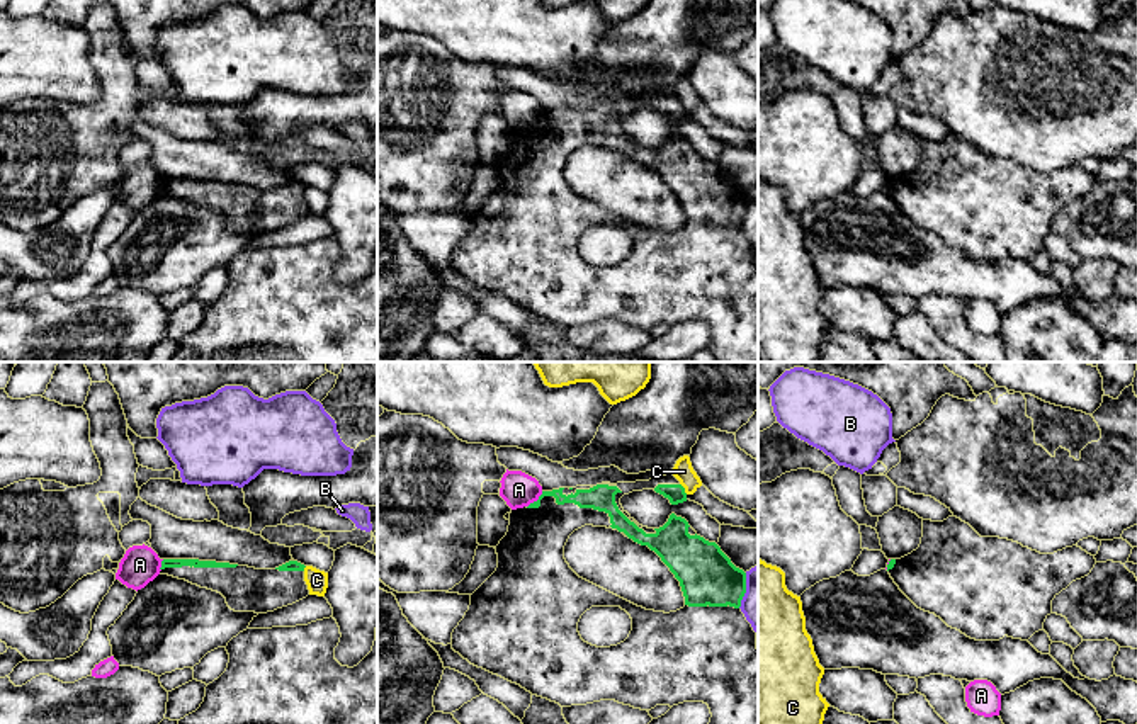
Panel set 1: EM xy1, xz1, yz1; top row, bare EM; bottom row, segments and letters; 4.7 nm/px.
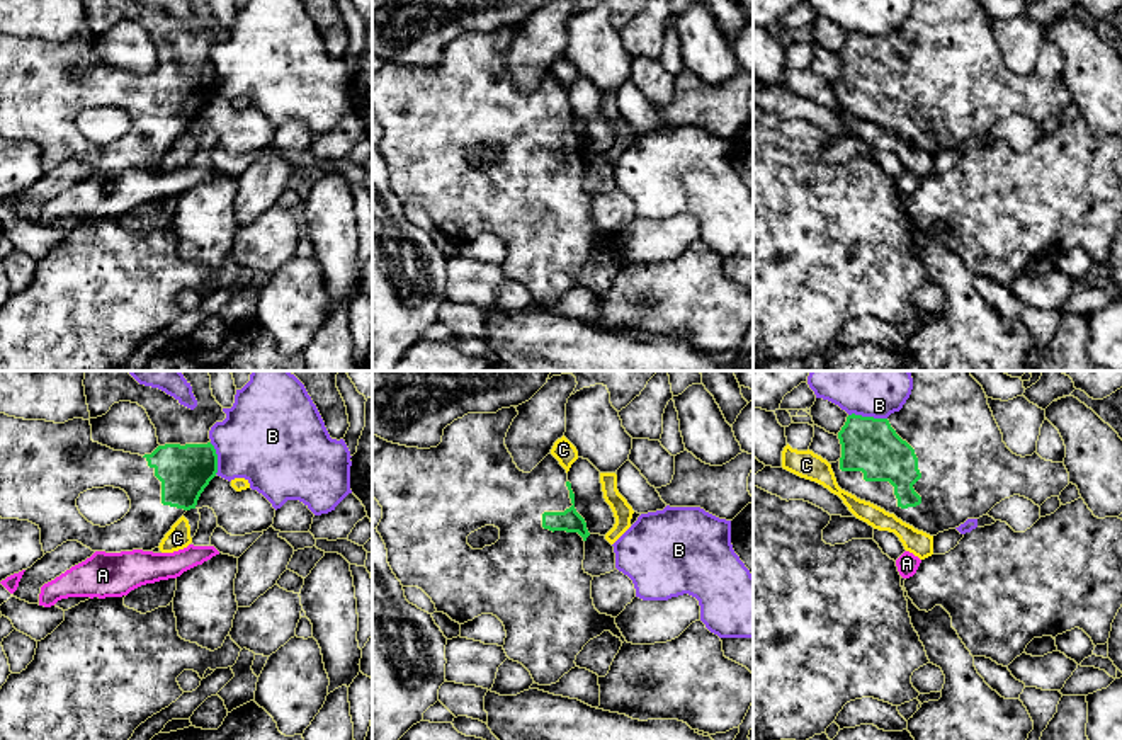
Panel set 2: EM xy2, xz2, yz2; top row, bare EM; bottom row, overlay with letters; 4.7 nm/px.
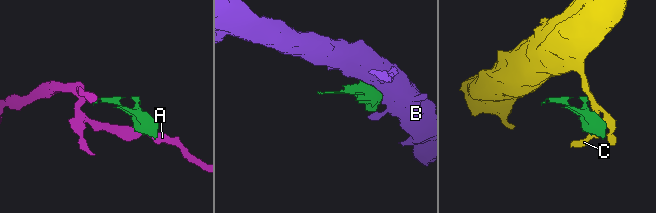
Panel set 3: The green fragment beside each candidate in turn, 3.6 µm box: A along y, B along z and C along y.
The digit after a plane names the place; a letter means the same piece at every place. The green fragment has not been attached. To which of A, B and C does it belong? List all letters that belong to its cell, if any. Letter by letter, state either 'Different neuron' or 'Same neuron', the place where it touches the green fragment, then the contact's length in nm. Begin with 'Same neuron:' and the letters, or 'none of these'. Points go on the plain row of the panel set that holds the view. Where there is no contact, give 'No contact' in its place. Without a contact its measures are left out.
Same neuron: none of these
A: Different neuron. Touches green at xz1 (537, 119). Shared border 110 nm
B: Different neuron. Touches green at yz2 (867, 36). Shared border 190 nm
C: Different neuron. Touches green at xz1 (684, 107). Shared border 70 nm

